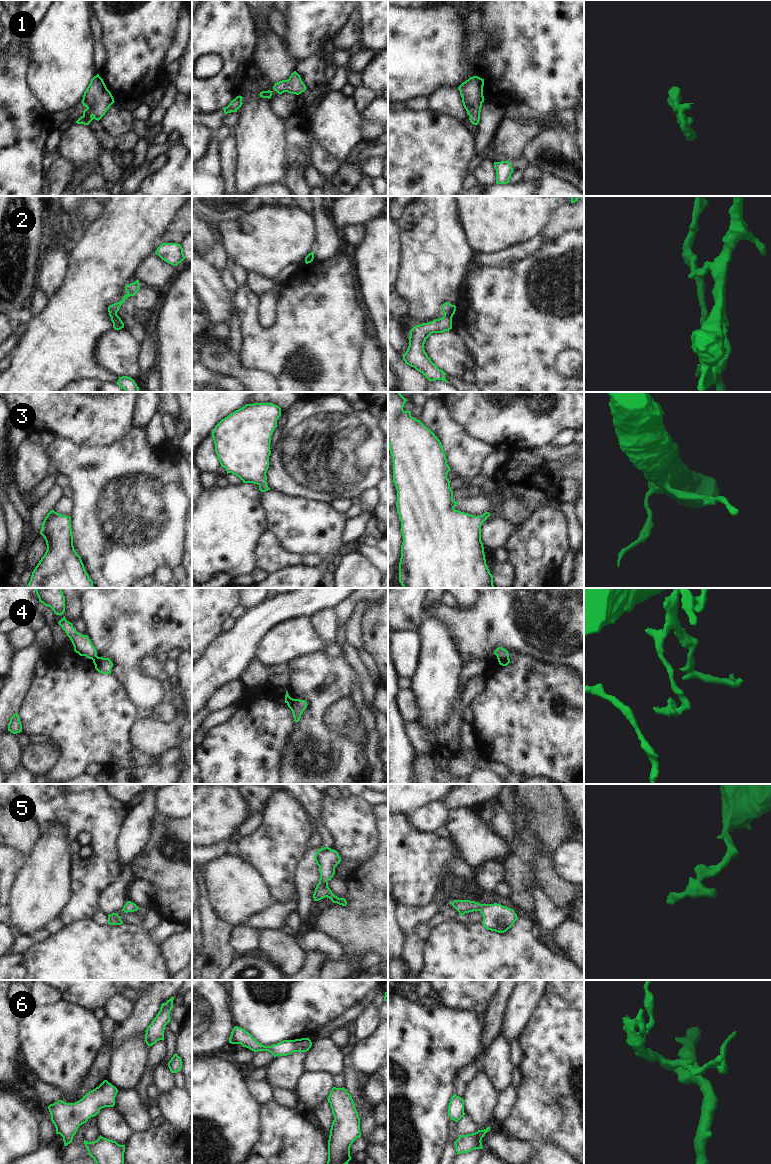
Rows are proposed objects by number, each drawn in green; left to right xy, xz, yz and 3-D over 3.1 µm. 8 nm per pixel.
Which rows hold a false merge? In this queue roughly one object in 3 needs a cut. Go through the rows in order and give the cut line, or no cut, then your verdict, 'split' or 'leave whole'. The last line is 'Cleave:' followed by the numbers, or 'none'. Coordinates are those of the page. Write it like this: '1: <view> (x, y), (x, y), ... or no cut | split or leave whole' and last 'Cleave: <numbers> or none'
1: no cut | leave whole
2: yz (444, 314), (448, 314), (451, 317) | split
3: no cut | leave whole
4: yz (508, 654), (498, 659) | split
5: no cut | leave whole
6: no cut | leave whole
Cleave: 2, 4

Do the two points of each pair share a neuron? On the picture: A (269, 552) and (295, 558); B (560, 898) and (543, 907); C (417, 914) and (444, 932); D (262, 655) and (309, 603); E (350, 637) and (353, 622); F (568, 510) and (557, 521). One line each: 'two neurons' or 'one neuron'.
A: one neuron
B: two neurons
C: two neurons
D: two neurons
E: one neuron
F: two neurons

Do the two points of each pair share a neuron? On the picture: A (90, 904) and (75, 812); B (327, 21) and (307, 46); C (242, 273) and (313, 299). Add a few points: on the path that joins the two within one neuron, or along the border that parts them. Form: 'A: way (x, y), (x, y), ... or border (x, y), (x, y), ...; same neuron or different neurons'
A: way (90, 881), (99, 870), (98, 835); same neuron
B: way (321, 27), (308, 40); same neuron
C: border (247, 284), (239, 287); different neurons

